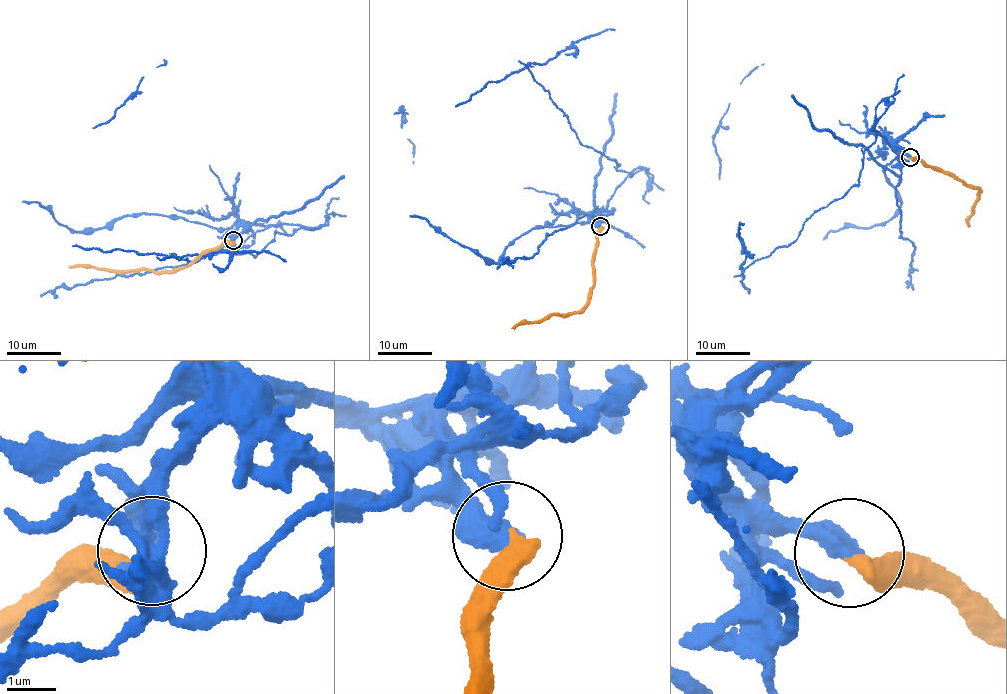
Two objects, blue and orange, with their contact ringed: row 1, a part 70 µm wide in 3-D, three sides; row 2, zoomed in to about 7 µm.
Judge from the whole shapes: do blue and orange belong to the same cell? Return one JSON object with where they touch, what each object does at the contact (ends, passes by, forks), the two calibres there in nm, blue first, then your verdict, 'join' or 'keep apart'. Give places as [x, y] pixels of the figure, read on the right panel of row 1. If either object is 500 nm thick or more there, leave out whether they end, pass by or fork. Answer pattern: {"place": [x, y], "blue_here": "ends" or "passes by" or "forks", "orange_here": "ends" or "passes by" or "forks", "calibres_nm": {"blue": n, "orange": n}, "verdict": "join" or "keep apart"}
{"place": [910, 157], "blue_here": "ends", "orange_here": "ends", "calibres_nm": {"blue": 480, "orange": 440}, "verdict": "keep apart"}

